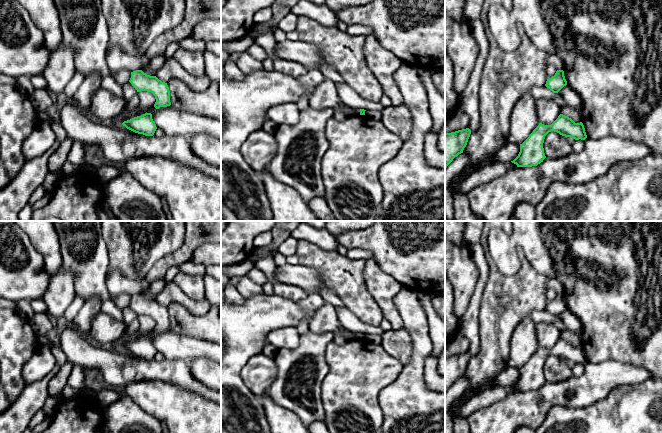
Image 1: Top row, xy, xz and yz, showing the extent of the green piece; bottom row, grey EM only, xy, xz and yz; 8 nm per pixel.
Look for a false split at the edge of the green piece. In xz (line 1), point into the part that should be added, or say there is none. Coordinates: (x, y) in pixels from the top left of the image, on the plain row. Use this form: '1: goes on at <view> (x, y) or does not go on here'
1: does not go on here

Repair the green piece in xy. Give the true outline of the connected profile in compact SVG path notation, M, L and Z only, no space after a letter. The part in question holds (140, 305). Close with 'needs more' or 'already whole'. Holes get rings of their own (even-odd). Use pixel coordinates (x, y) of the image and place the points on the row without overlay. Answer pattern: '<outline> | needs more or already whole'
M136 294L131 296L129 306L137 314L137 316L151 316L156 323L154 328L156 333L171 329L170 315L167 307L162 306L156 300L150 300L144 297L142 294Z | already whole

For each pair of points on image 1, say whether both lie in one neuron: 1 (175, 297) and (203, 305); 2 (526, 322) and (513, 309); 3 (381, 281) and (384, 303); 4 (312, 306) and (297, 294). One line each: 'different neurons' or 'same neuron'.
1: same neuron
2: different neurons
3: same neuron
4: different neurons

